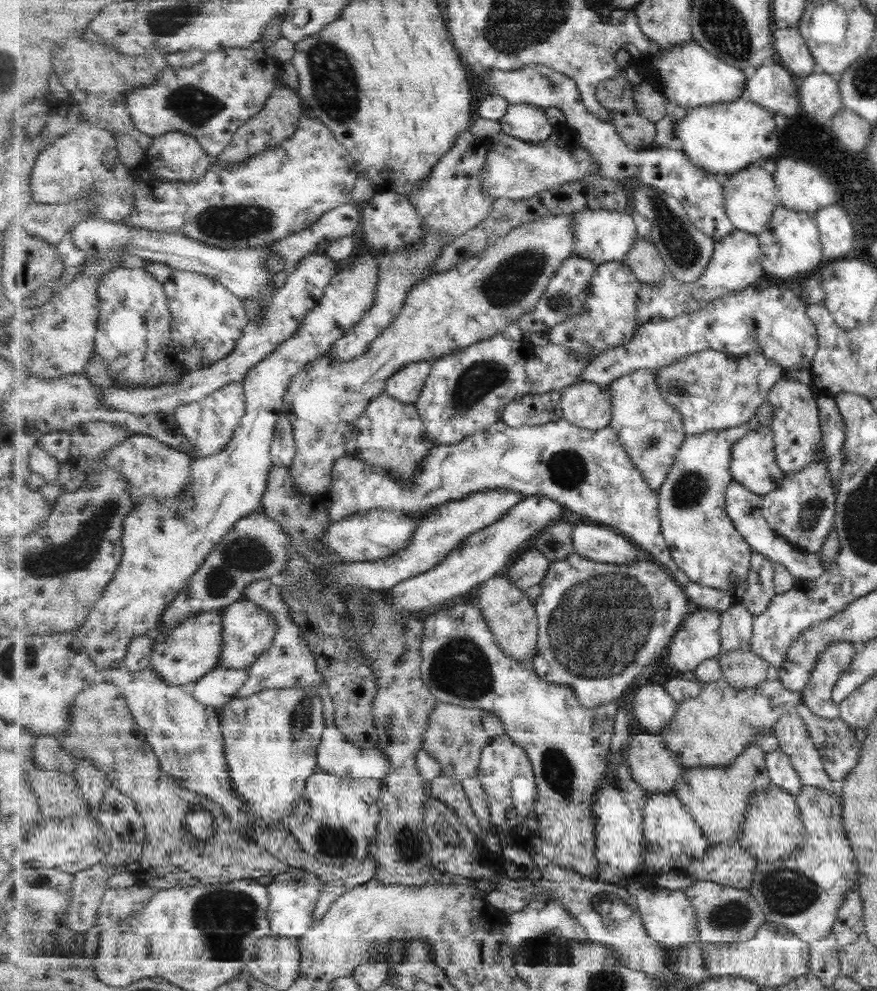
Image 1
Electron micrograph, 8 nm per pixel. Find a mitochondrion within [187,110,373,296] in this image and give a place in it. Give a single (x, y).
(228, 223)

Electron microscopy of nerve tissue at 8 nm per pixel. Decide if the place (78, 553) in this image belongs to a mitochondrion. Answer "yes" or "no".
yes

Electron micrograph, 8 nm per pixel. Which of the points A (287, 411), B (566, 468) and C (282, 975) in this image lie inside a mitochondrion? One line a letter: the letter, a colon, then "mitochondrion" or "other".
A: other
B: mitochondrion
C: other

